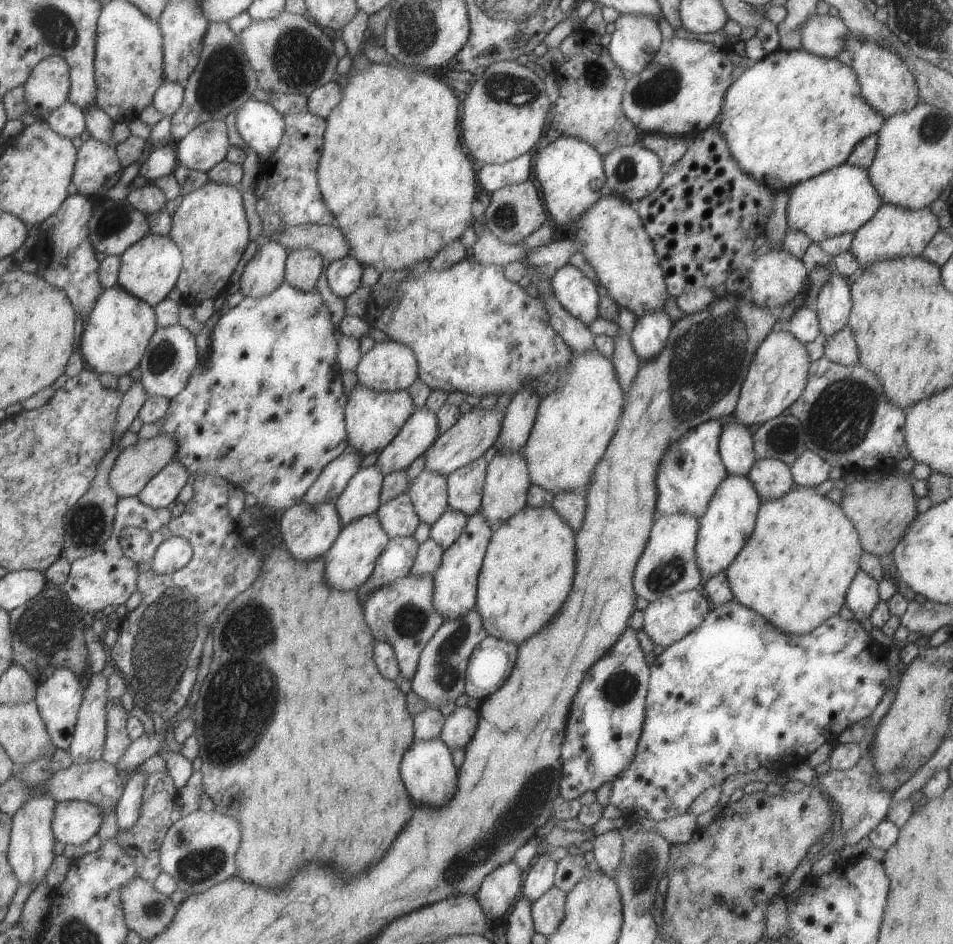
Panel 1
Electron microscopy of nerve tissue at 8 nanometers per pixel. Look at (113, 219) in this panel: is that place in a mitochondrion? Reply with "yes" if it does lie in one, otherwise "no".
yes

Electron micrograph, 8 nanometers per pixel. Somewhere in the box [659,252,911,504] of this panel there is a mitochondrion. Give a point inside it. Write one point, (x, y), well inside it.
(710, 360)

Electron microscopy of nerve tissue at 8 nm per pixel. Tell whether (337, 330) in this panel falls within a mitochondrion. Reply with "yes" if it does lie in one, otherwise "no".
no

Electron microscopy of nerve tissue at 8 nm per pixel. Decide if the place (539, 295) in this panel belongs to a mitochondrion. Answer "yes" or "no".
no

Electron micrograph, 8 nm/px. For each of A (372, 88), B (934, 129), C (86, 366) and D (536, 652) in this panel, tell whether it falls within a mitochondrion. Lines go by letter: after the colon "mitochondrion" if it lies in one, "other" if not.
A: other
B: mitochondrion
C: other
D: other

